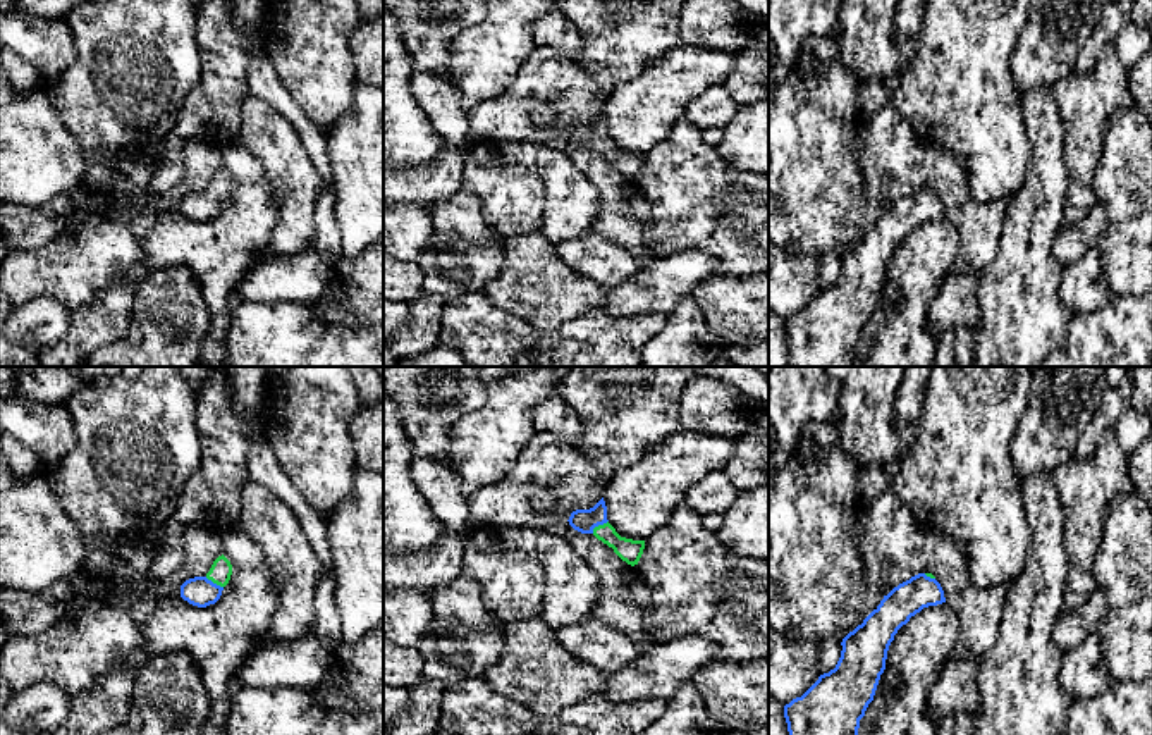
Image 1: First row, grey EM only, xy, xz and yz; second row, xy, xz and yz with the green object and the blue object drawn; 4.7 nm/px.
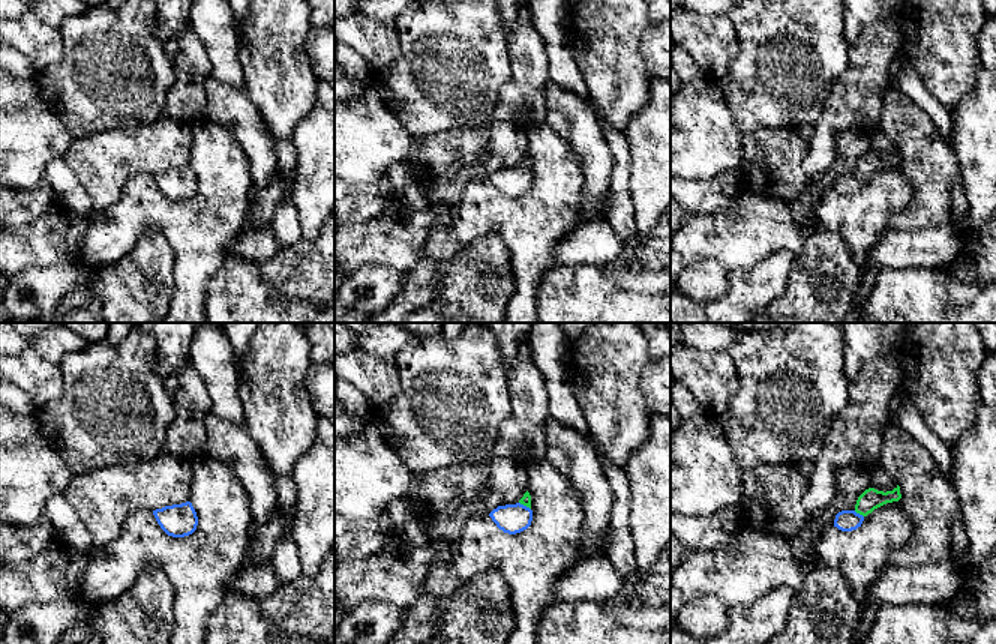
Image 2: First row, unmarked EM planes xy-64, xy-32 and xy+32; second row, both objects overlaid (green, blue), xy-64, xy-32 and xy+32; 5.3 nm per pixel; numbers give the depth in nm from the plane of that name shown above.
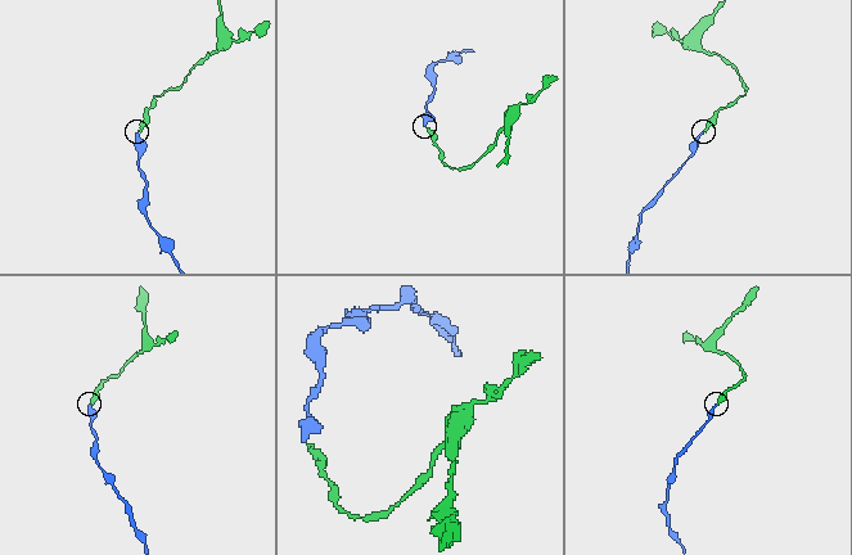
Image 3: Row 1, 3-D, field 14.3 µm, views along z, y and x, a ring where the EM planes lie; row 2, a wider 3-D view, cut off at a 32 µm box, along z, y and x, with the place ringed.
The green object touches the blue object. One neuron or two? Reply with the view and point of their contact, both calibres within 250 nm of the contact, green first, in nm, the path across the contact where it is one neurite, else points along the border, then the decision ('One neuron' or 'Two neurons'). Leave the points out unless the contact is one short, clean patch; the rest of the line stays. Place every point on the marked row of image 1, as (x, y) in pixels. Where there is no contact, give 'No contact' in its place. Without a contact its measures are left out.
Touches green at xz (599, 525). Thickness 110 nm (green) against 110 nm. Path across: xz (628, 549), (599, 525), (583, 520). One neuron

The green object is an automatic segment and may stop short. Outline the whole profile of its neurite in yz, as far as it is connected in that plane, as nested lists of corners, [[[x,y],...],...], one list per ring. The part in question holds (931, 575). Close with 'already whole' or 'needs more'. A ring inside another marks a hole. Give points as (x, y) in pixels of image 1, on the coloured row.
[[[918,573],[884,596],[863,623],[843,639],[836,668],[784,706],[789,735],[858,735],[894,635],[923,608],[942,602],[944,590],[932,573]]]; needs more

